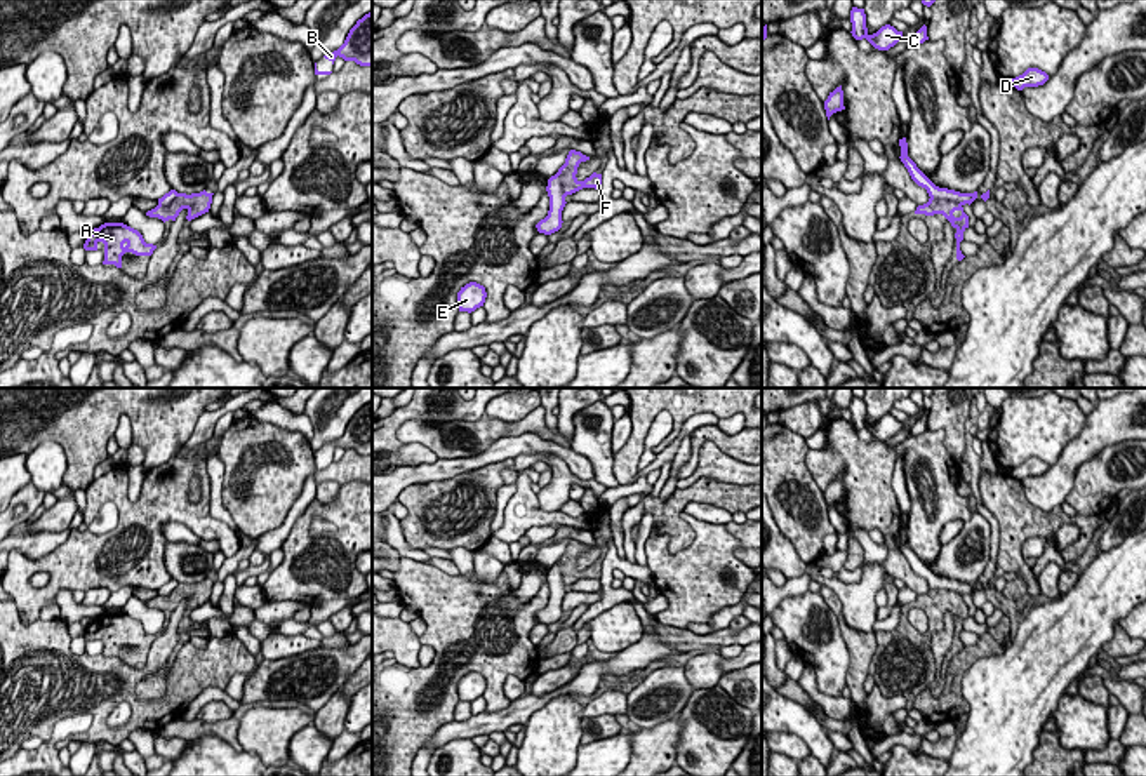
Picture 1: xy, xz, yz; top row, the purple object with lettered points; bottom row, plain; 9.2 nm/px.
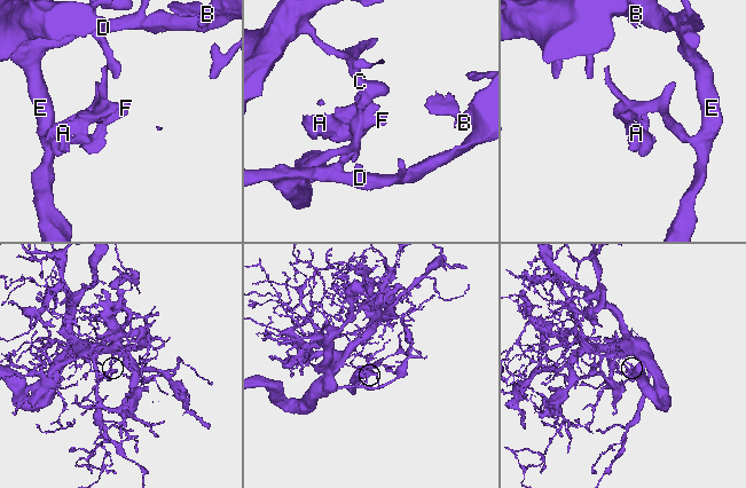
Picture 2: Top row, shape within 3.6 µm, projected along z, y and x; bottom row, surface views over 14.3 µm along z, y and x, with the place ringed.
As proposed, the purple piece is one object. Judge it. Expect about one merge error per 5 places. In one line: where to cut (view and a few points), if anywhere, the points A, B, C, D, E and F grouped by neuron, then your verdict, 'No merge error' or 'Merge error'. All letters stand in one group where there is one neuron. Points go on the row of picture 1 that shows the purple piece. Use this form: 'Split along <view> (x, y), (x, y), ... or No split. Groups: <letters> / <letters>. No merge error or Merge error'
Split along yz (931, 197), (955, 200), (960, 206). Groups: A F / B C D E. Merge error

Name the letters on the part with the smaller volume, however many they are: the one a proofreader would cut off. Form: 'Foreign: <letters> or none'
Foreign: A, F

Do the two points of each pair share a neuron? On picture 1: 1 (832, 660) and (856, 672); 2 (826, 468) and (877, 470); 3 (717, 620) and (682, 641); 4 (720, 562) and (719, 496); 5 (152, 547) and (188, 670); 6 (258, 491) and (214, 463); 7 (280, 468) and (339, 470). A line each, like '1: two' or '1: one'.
1: two
2: one
3: two
4: two
5: two
6: two
7: one

